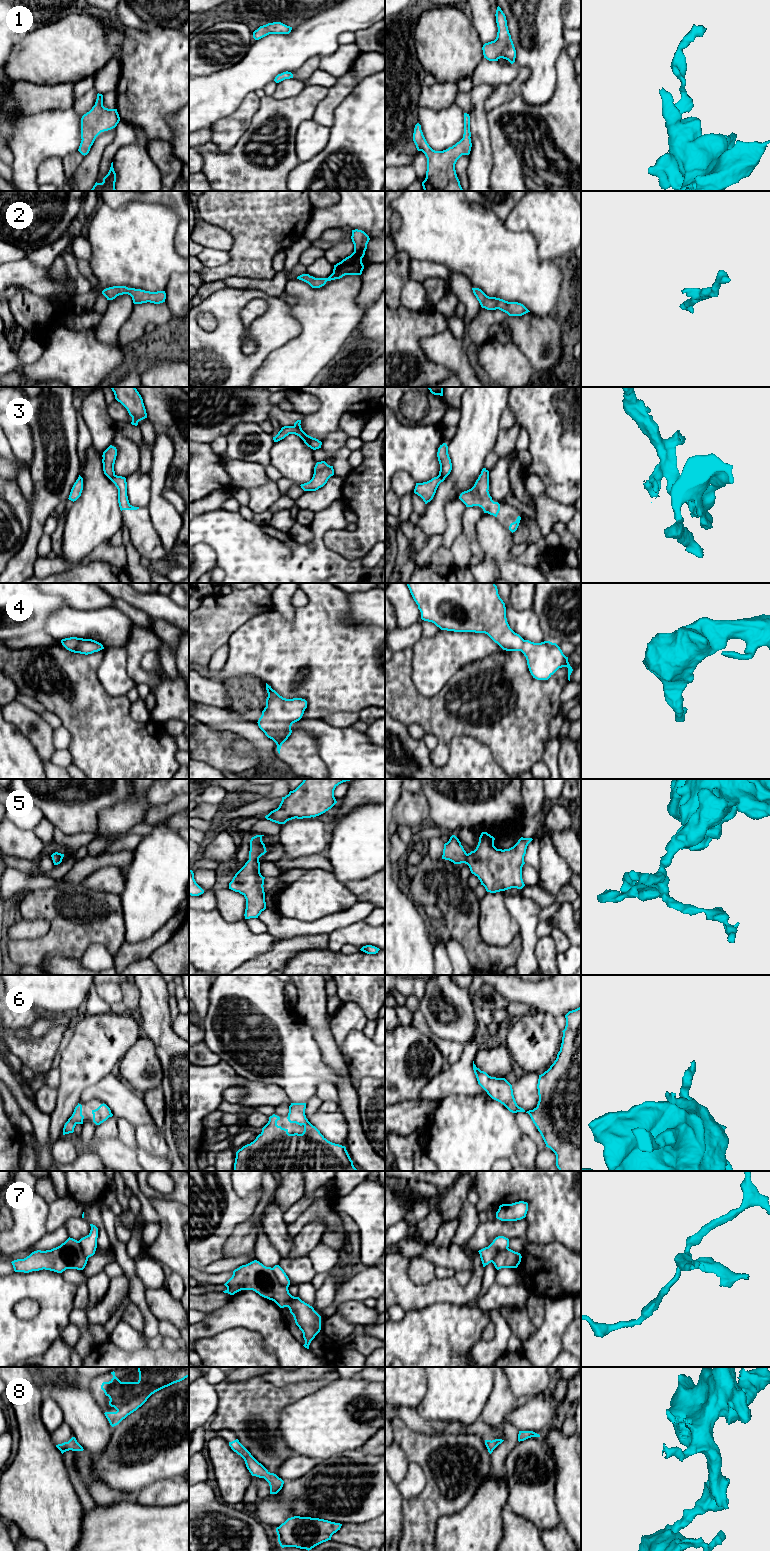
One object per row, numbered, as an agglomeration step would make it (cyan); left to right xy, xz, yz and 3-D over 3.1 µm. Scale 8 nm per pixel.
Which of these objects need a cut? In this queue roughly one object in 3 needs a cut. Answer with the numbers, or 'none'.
3, 7

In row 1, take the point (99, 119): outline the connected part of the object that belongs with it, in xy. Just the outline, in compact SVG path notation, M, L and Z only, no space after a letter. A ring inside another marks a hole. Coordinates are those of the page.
M97 94L95 105L81 118L81 143L78 151L87 155L96 137L104 131L111 130L120 121L117 109L108 109L103 106L103 95Z

